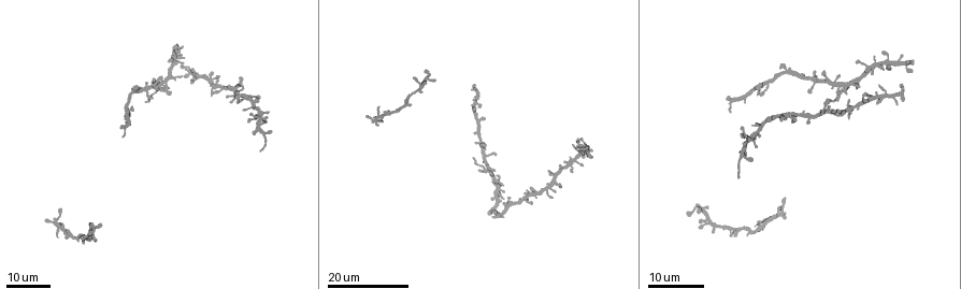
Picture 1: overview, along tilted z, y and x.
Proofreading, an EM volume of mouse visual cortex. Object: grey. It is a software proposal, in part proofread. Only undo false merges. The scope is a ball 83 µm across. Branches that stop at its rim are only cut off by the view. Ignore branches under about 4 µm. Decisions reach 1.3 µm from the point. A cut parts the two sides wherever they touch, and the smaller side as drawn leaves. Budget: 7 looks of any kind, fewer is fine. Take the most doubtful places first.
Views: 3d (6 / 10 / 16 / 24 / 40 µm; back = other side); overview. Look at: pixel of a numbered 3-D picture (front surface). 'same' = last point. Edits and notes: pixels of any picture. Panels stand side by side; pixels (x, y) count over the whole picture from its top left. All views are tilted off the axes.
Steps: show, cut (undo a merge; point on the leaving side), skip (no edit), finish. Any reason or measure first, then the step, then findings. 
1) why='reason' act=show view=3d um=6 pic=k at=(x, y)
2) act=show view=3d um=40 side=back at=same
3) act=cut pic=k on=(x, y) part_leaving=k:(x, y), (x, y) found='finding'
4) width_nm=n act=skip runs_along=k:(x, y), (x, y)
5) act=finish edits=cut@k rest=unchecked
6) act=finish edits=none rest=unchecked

why='branch point' act=show view=3d um=24 pic=1 at=(845, 91)

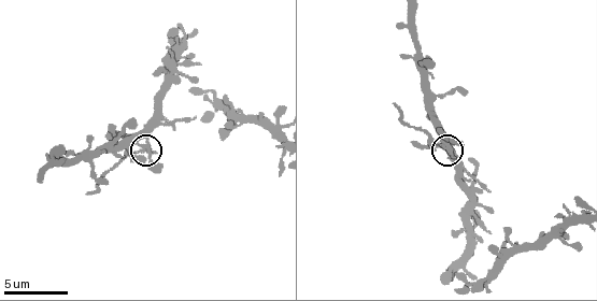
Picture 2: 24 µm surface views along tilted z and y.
act=show view=3d um=10 pic=2 at=(148, 144)

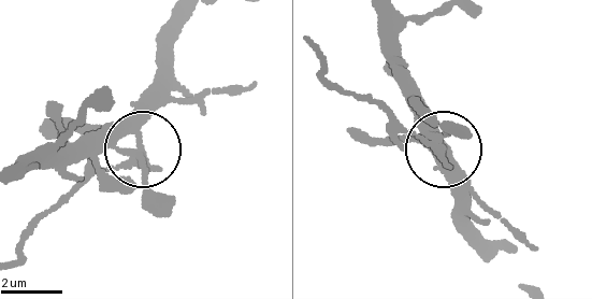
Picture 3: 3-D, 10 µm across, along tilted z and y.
act=cut pic=3 on=(394, 139) part_leaving=3:(436, 144), (347, 95), (322, 71), (313, 43) found='two neurons meet here'

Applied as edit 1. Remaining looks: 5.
why='thin arm on a thick one' act=show view=3d um=16 pic=1 at=(127, 128)

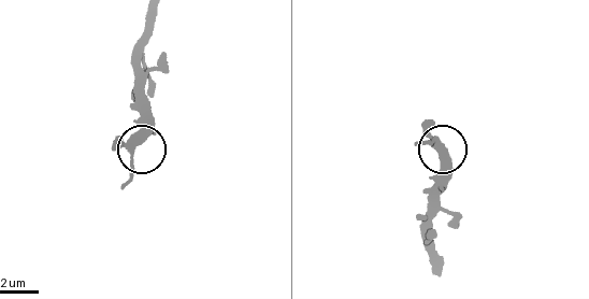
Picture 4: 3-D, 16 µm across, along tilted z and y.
why='zoom in' act=show view=3d um=10 pic=4 at=(132, 155)

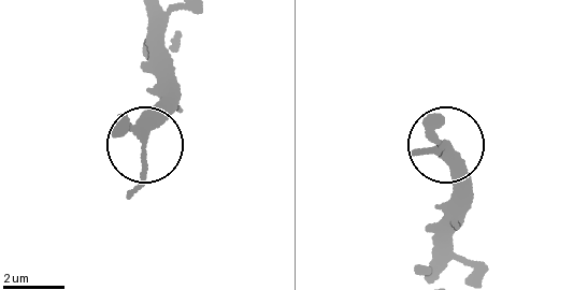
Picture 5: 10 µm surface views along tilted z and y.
act=skip runs_along=5:(157, 12), (154, 37), (166, 81), (144, 136) found='continuous, no second neuron'

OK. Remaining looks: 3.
why='four arms meet' act=show view=3d um=24 pic=1 at=(426, 76)

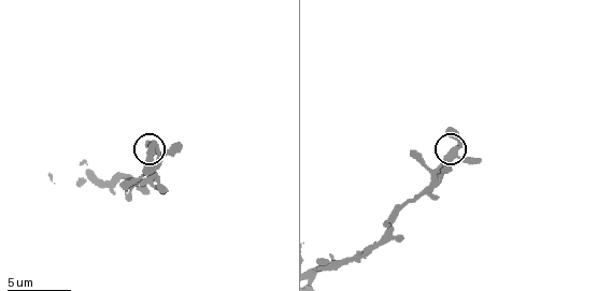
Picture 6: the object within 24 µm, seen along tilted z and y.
act=show view=3d um=6 pic=6 at=(453, 152)

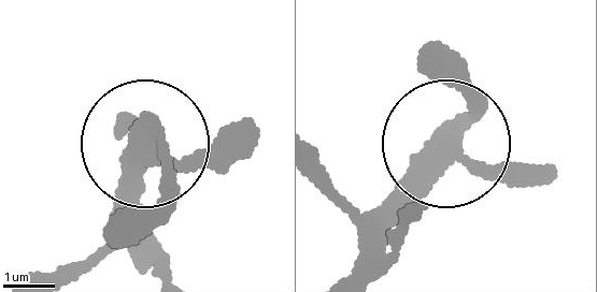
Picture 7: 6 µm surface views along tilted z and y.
act=skip found='one neuron here'

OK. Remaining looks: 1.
act=finish edits=cut@3 rest=unchecked

